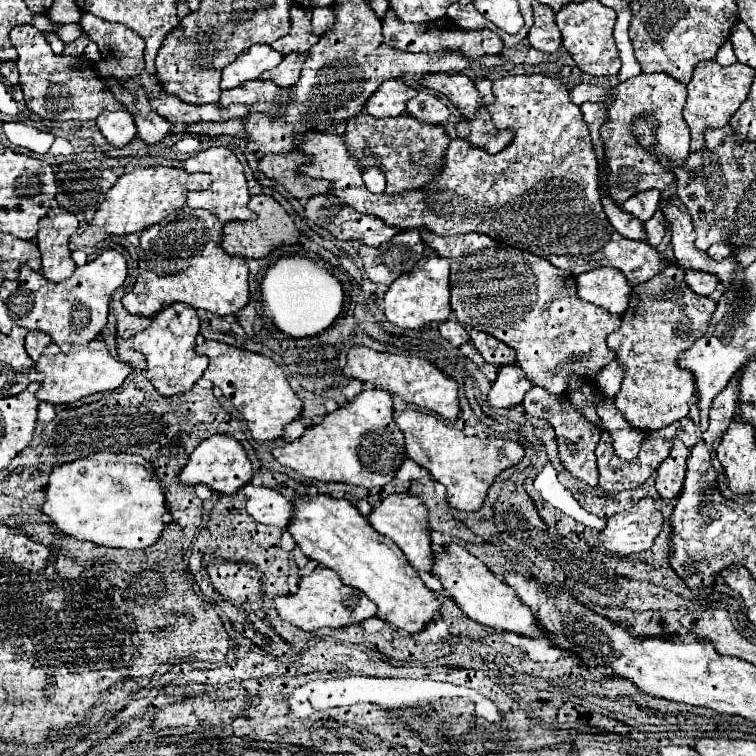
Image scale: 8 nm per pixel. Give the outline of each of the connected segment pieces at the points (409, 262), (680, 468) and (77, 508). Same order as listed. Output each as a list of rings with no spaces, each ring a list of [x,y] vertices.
[[[416,230],[398,232],[390,242],[384,242],[376,248],[360,242],[358,256],[364,264],[368,278],[374,284],[390,286],[400,274],[410,272],[418,260],[418,246],[420,256],[424,252],[422,238]]]
[[[676,440],[674,446],[672,446],[672,450],[670,450],[670,456],[658,468],[656,492],[660,494],[660,498],[666,504],[672,502],[674,498],[678,498],[678,494],[682,492],[688,454],[690,454],[690,450],[680,440]]]
[[[96,452],[86,458],[78,458],[74,462],[54,466],[48,476],[48,484],[44,492],[46,492],[46,502],[42,506],[42,512],[64,534],[74,536],[78,540],[90,540],[94,544],[108,548],[142,550],[152,546],[164,528],[162,514],[166,512],[166,504],[164,504],[164,492],[158,484],[158,476],[146,470],[142,464],[134,464],[126,454]]]

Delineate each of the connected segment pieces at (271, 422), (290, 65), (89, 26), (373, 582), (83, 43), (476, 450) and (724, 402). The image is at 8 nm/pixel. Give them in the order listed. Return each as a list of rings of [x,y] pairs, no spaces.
[[[204,340],[196,346],[196,352],[206,354],[210,360],[208,368],[204,370],[204,378],[220,388],[222,396],[226,396],[232,406],[244,416],[248,430],[258,444],[284,436],[284,426],[302,414],[302,400],[290,388],[282,368],[272,358],[216,340]]]
[[[300,52],[286,54],[284,60],[276,68],[264,72],[264,76],[260,76],[260,78],[262,80],[272,80],[274,84],[278,84],[282,88],[284,86],[294,86],[296,80],[300,78],[300,70],[302,70],[302,64],[304,64],[306,58],[308,58],[308,52],[306,54],[300,54]]]
[[[90,12],[82,14],[82,30],[98,44],[102,60],[96,62],[100,76],[132,78],[138,76],[144,68],[142,38],[128,30],[126,26],[106,22]]]
[[[324,494],[296,498],[294,504],[296,510],[288,532],[296,546],[320,566],[334,570],[344,584],[362,590],[378,606],[376,616],[408,634],[416,634],[440,612],[440,602],[422,584],[404,552],[386,536],[374,532],[354,504]]]
[[[80,32],[80,36],[74,40],[74,42],[70,42],[70,44],[66,44],[64,46],[64,52],[62,54],[70,54],[70,56],[82,56],[82,52],[84,52],[84,48],[88,46],[88,36],[84,36],[82,32]]]
[[[408,408],[400,412],[394,418],[394,422],[404,432],[408,458],[426,468],[438,482],[446,486],[448,504],[458,510],[466,512],[478,510],[494,478],[504,468],[518,464],[524,456],[524,448],[514,440],[504,440],[504,438],[480,440],[476,436],[466,436],[462,430],[448,426],[444,420],[418,410]]]
[[[736,376],[728,382],[728,386],[714,398],[712,406],[710,406],[710,426],[706,432],[726,432],[732,416],[734,416],[734,408],[738,406],[738,396],[736,396],[738,384],[736,384]]]

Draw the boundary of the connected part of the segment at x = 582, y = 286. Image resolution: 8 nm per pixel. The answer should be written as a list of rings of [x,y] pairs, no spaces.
[[[612,266],[596,268],[592,272],[576,276],[576,286],[580,300],[596,304],[598,308],[604,308],[614,316],[624,314],[632,292],[626,282],[626,276]]]

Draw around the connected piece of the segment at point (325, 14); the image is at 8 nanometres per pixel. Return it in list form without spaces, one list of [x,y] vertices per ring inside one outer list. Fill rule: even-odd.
[[[314,8],[312,10],[312,34],[322,36],[334,24],[334,8]]]

